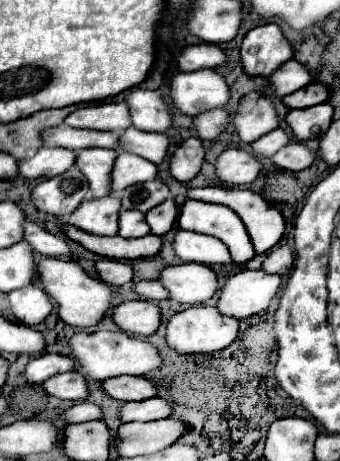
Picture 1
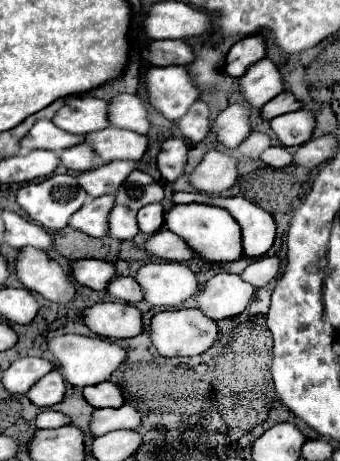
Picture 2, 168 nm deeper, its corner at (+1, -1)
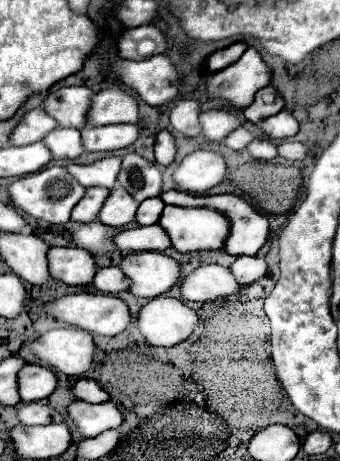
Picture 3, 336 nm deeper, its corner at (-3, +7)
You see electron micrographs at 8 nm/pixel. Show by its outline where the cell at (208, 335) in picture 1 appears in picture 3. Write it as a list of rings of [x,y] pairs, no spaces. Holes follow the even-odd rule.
[[[159,296],[139,312],[137,326],[151,346],[175,346],[193,334],[201,318],[181,300]]]

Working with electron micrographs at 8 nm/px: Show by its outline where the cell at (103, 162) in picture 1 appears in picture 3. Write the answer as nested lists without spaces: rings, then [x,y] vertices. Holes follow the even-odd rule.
[[[75,128],[53,130],[49,136],[45,136],[45,144],[55,160],[73,160],[85,152],[81,142],[81,132]]]

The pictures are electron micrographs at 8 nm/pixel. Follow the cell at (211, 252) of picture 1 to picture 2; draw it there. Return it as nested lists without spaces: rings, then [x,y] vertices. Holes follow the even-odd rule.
[[[159,230],[153,236],[149,236],[143,242],[143,250],[149,252],[151,256],[157,256],[161,260],[171,260],[171,262],[183,262],[195,258],[189,246],[183,244],[183,240],[169,230]]]

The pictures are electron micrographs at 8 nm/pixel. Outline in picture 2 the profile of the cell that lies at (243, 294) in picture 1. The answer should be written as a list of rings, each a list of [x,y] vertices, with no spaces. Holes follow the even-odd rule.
[[[215,274],[197,292],[197,308],[211,320],[223,320],[241,314],[249,298],[255,296],[255,286],[245,284],[237,274]]]

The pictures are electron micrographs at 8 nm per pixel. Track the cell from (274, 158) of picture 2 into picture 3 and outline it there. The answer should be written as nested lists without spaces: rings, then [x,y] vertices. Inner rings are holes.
[[[257,138],[257,140],[253,140],[253,144],[249,144],[247,150],[257,160],[273,160],[273,158],[279,156],[279,150],[277,150],[277,146],[271,140],[259,140]]]

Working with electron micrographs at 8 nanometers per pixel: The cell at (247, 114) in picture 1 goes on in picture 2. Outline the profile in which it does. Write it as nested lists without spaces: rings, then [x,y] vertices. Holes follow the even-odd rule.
[[[231,104],[213,120],[211,130],[217,134],[217,140],[225,148],[237,148],[251,132],[247,114],[249,108],[245,104]]]

